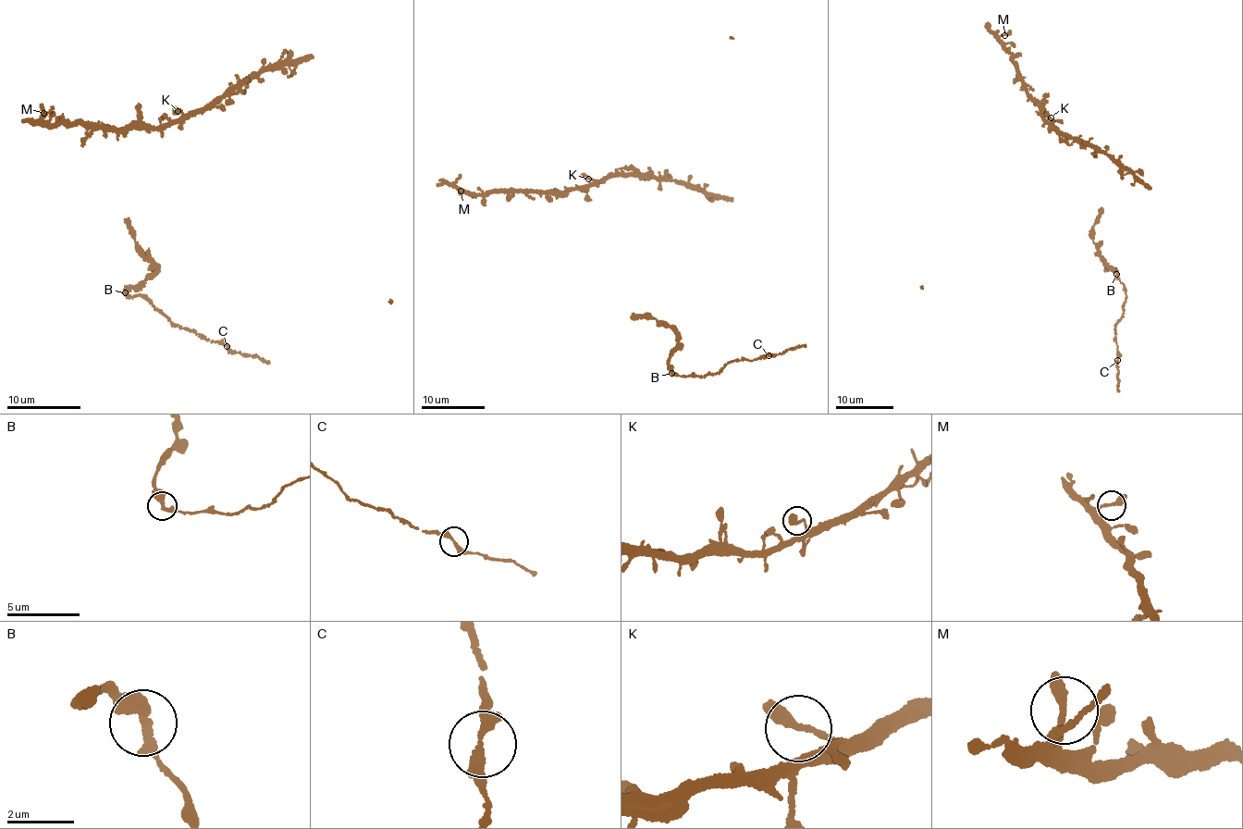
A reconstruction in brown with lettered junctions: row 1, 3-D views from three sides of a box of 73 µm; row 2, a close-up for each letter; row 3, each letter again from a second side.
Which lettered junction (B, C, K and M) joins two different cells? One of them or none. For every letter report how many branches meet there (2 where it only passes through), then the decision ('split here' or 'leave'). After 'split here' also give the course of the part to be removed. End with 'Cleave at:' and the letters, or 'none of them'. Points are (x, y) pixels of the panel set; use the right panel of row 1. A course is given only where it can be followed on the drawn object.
B: branches 2; leave
C: branches 2; leave
K: branches 2; leave
M: branches 2; leave
Cleave at: none of them

